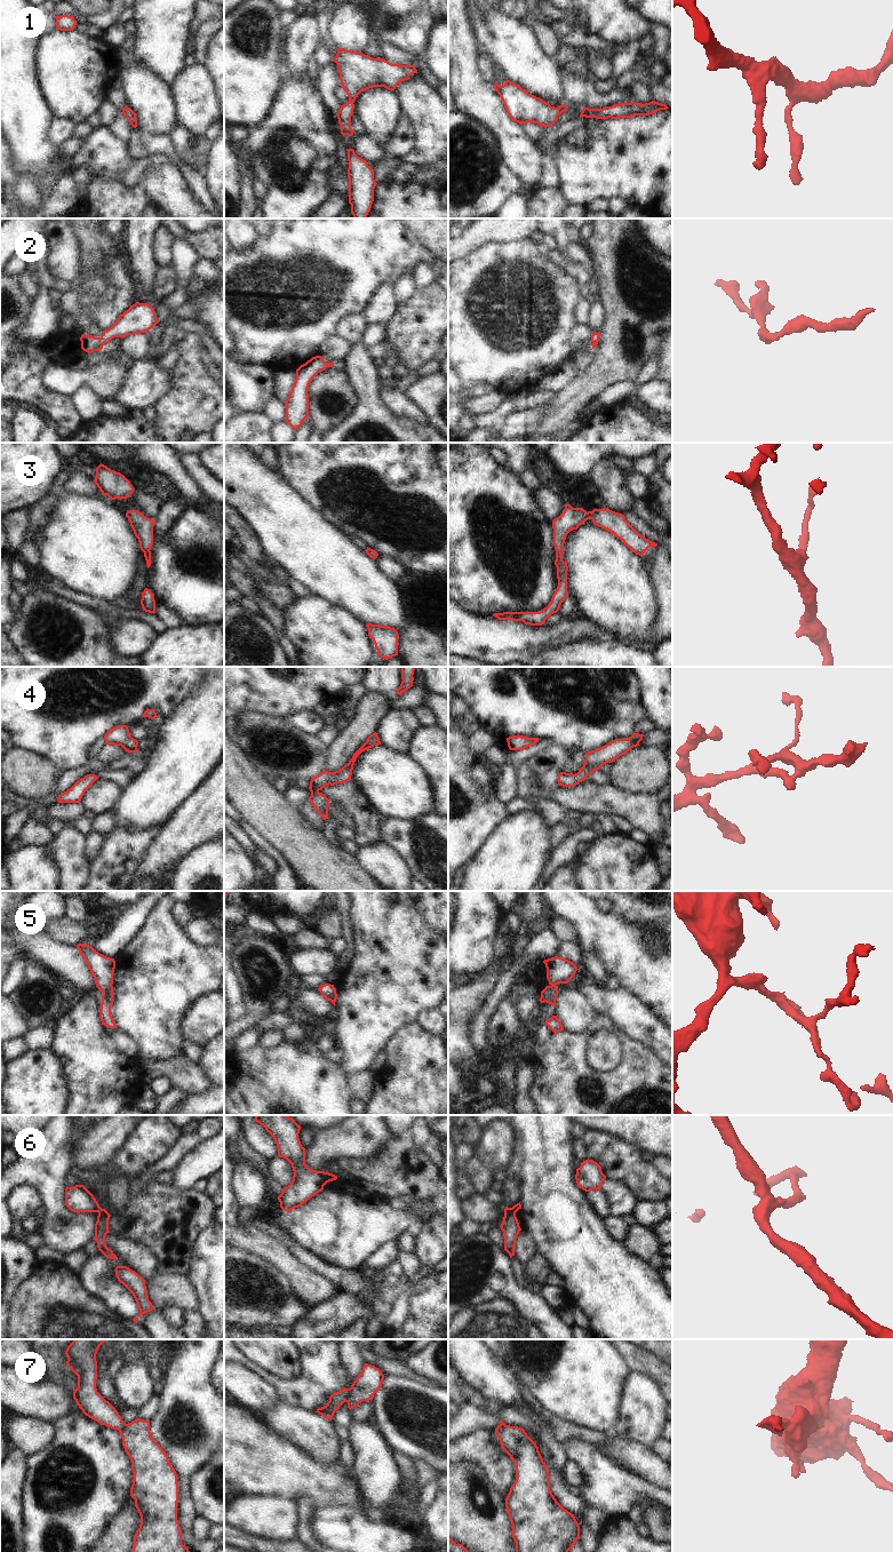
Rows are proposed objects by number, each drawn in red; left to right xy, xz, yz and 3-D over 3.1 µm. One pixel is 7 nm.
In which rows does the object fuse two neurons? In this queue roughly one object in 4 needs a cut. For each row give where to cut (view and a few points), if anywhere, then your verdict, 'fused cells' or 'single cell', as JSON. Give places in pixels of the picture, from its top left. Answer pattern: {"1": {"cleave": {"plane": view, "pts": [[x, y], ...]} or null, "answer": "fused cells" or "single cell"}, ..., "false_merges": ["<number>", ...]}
{"1": {"cleave": null, "answer": "single cell"}, "2": {"cleave": null, "answer": "single cell"}, "3": {"cleave": null, "answer": "single cell"}, "4": {"cleave": null, "answer": "single cell"}, "5": {"cleave": null, "answer": "single cell"}, "6": {"cleave": {"plane": "xz", "pts": [[323, 1171], [323, 1178], [326, 1183]]}, "answer": "fused cells"}, "7": {"cleave": {"plane": "xz", "pts": [[348, 1389], [348, 1395], [344, 1401]]}, "answer": "fused cells"}, "false_merges": ["6", "7"]}

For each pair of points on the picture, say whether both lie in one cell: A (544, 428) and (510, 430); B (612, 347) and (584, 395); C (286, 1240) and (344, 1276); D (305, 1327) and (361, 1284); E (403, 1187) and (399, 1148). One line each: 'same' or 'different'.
A: different
B: same
C: same
D: different
E: same

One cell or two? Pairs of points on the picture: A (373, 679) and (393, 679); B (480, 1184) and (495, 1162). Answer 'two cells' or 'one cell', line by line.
A: one cell
B: two cells

